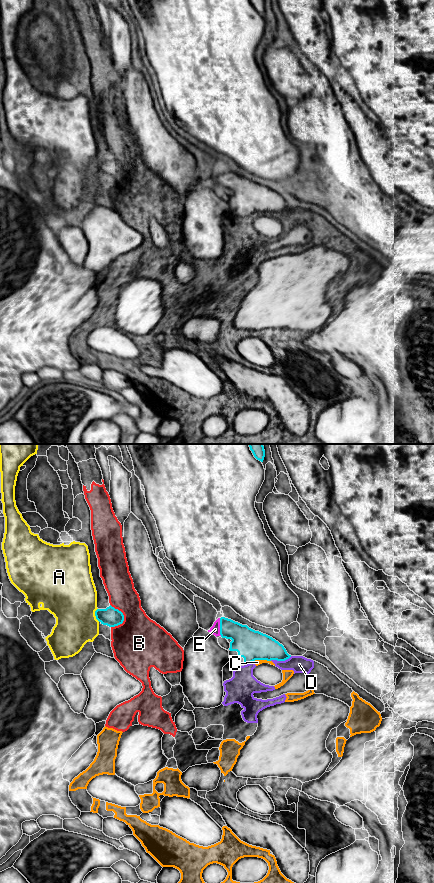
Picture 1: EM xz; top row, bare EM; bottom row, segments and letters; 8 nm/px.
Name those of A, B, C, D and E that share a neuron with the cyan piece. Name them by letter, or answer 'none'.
E

